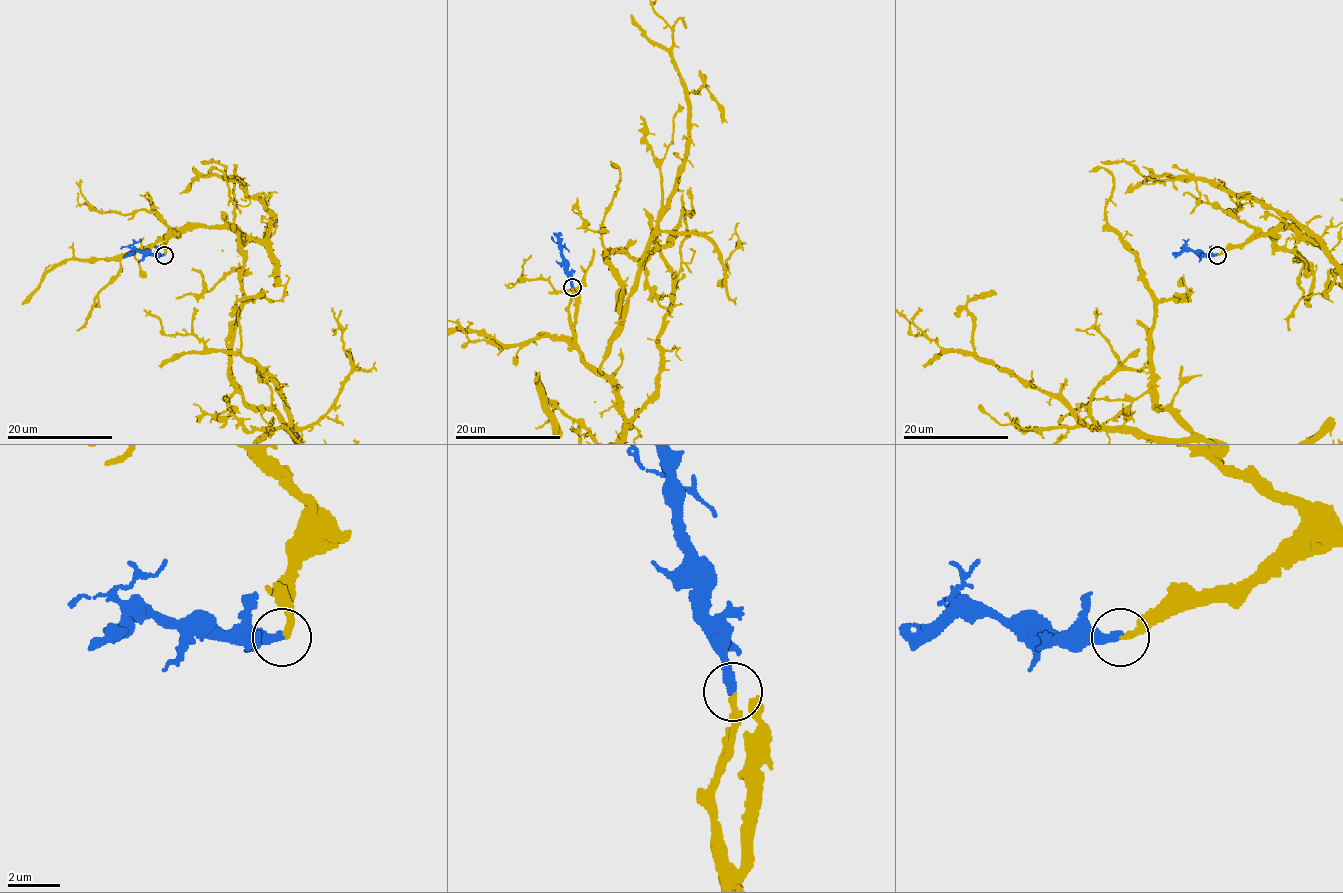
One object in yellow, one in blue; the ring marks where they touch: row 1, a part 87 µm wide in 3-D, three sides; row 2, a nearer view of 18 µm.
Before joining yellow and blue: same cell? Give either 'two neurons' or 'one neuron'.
one neuron

